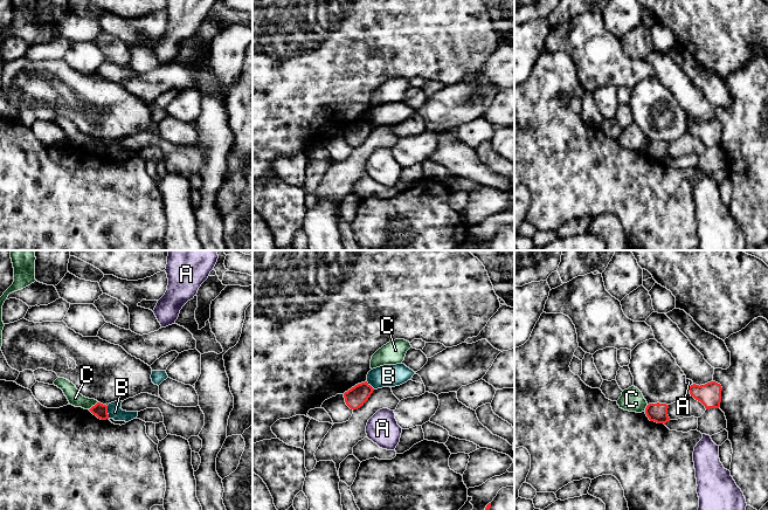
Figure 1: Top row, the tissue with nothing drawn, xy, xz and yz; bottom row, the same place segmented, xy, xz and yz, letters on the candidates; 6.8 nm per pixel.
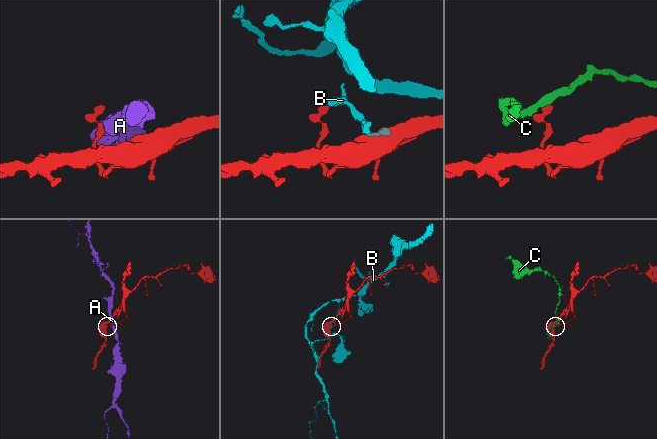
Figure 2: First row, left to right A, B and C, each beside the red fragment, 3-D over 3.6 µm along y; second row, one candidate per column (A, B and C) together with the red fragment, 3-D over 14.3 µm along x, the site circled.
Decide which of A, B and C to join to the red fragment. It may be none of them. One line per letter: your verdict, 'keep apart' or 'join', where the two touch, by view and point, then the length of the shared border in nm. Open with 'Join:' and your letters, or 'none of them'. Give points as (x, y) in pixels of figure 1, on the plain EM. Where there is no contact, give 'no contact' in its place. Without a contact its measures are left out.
Join: none of them
A: keep apart | yz (691, 123) | 50 nm
B: keep apart | xy (106, 150) | 90 nm
C: keep apart | xy (92, 144) | 90 nm

